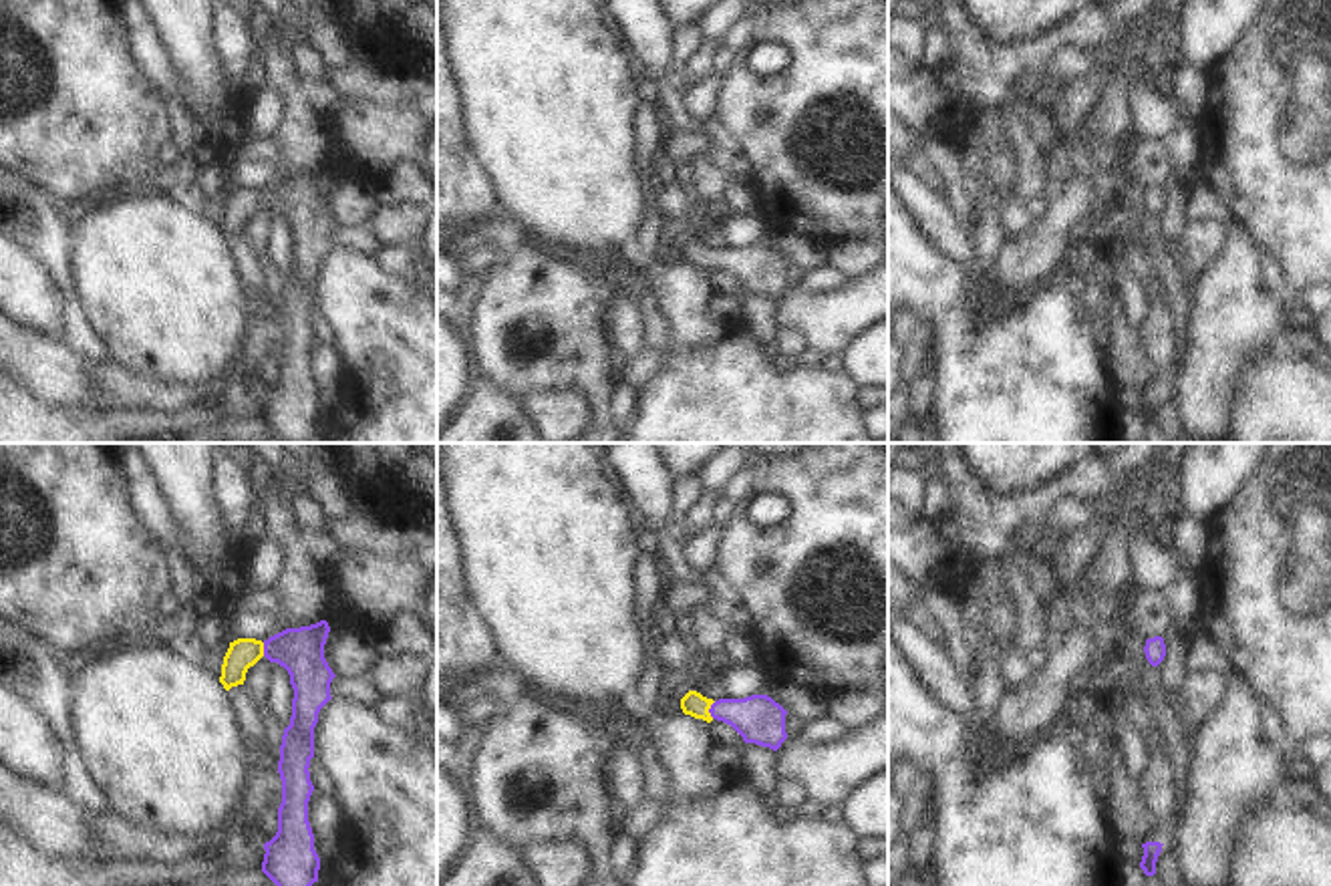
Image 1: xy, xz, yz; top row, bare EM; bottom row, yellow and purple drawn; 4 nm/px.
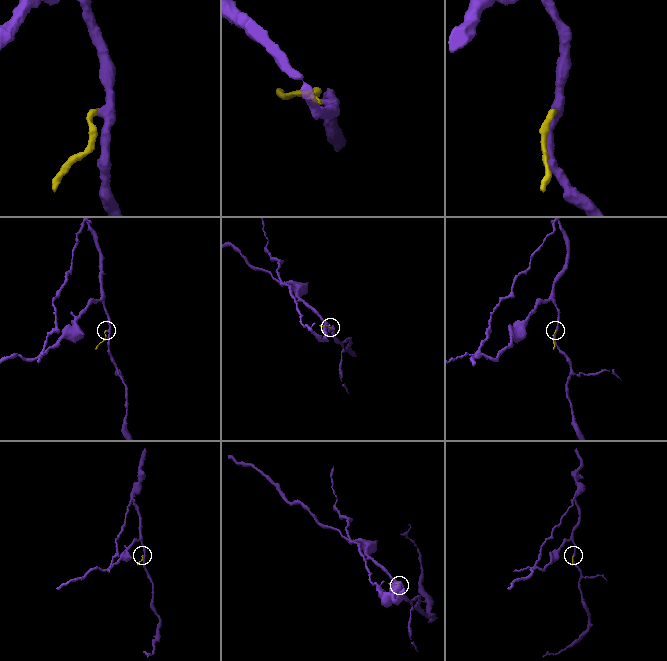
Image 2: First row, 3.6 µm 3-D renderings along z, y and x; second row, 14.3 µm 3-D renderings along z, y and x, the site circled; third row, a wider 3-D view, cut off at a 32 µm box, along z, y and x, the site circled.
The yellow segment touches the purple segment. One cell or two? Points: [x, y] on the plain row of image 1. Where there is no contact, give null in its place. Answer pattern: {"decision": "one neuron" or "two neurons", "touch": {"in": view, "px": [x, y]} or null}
{"decision": "one neuron", "touch": {"in": "xz", "px": [709, 256]}}

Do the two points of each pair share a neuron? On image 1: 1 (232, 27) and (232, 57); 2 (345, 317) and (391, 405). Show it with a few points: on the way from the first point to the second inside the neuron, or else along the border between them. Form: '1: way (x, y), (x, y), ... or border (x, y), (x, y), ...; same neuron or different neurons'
1: way (232, 35), (232, 49); same neuron
2: way (367, 339), (391, 363), (391, 383); same neuron

